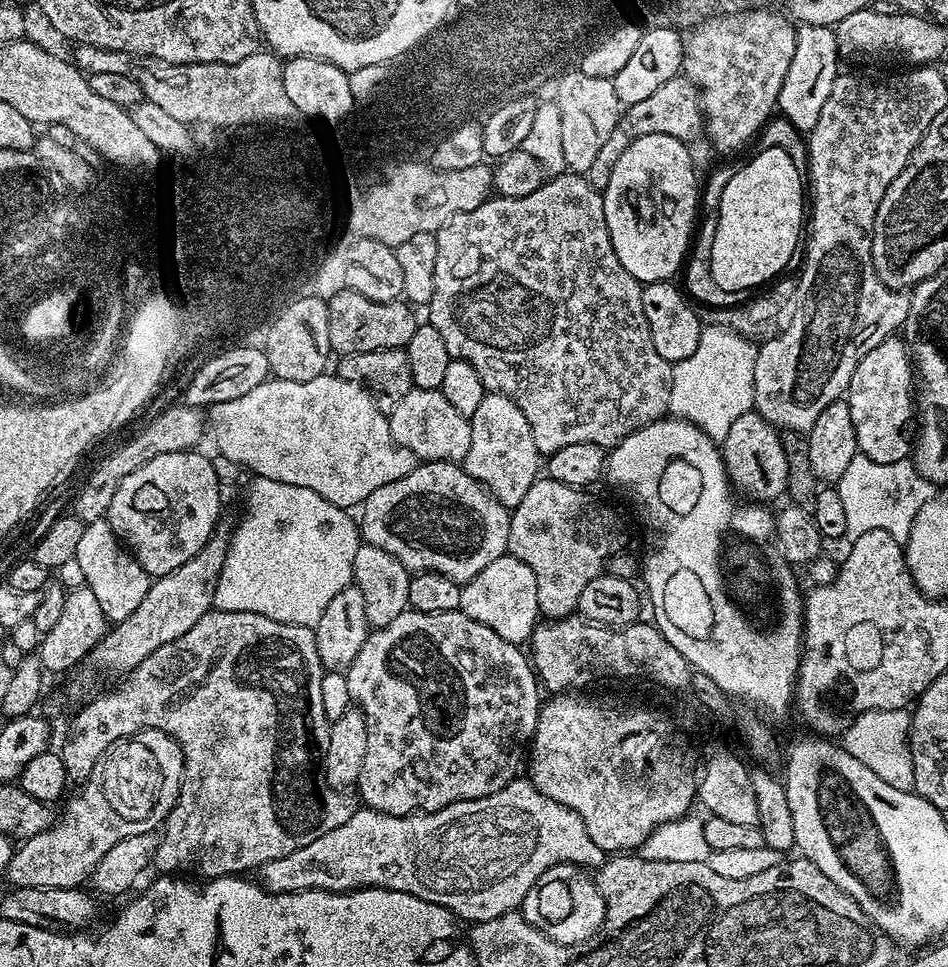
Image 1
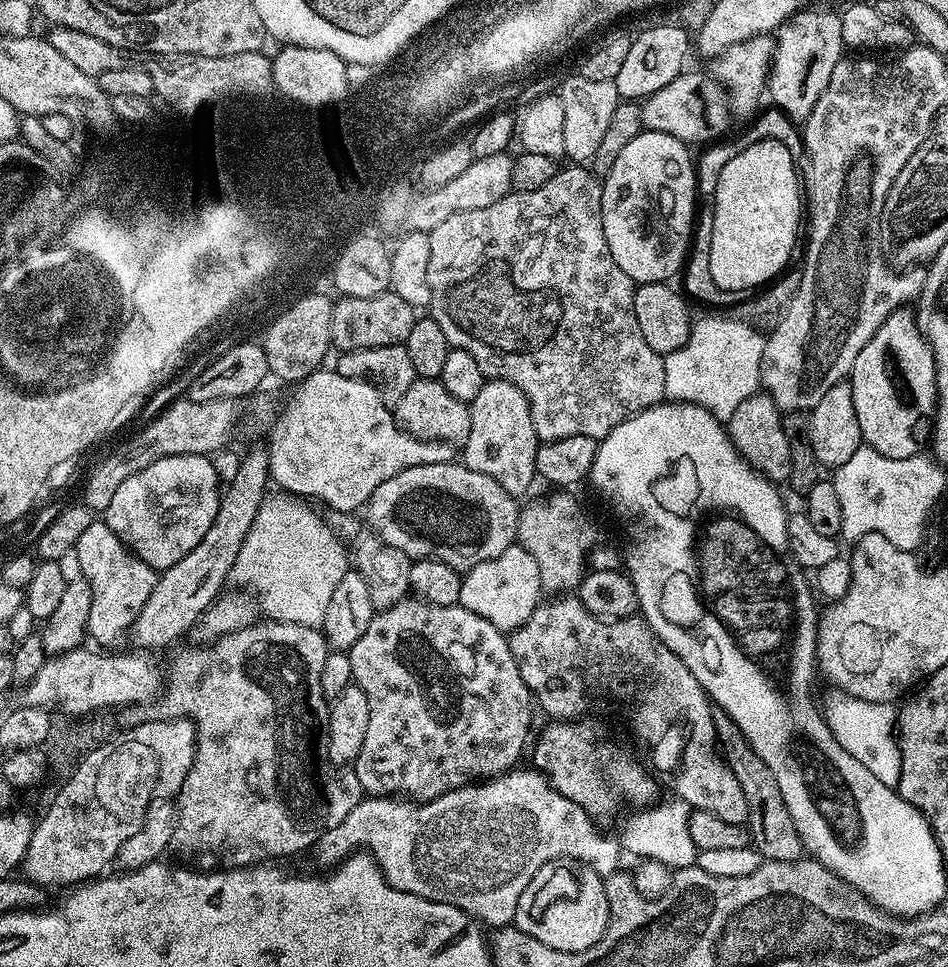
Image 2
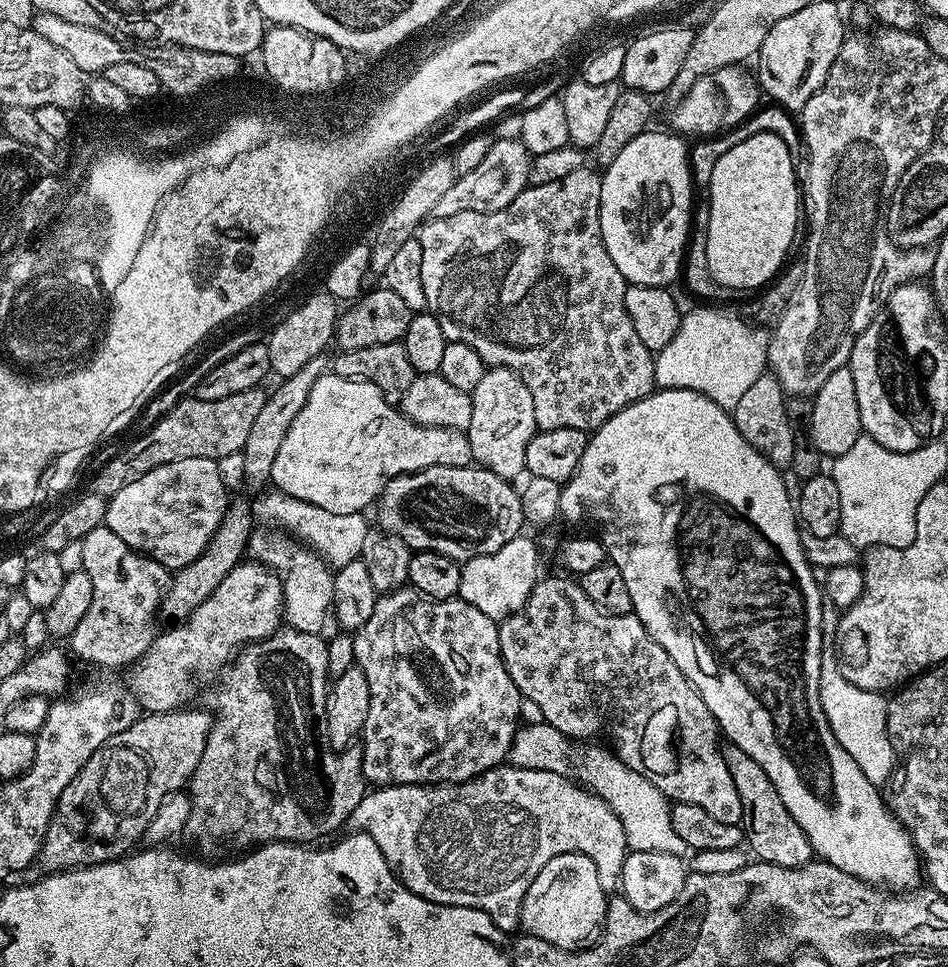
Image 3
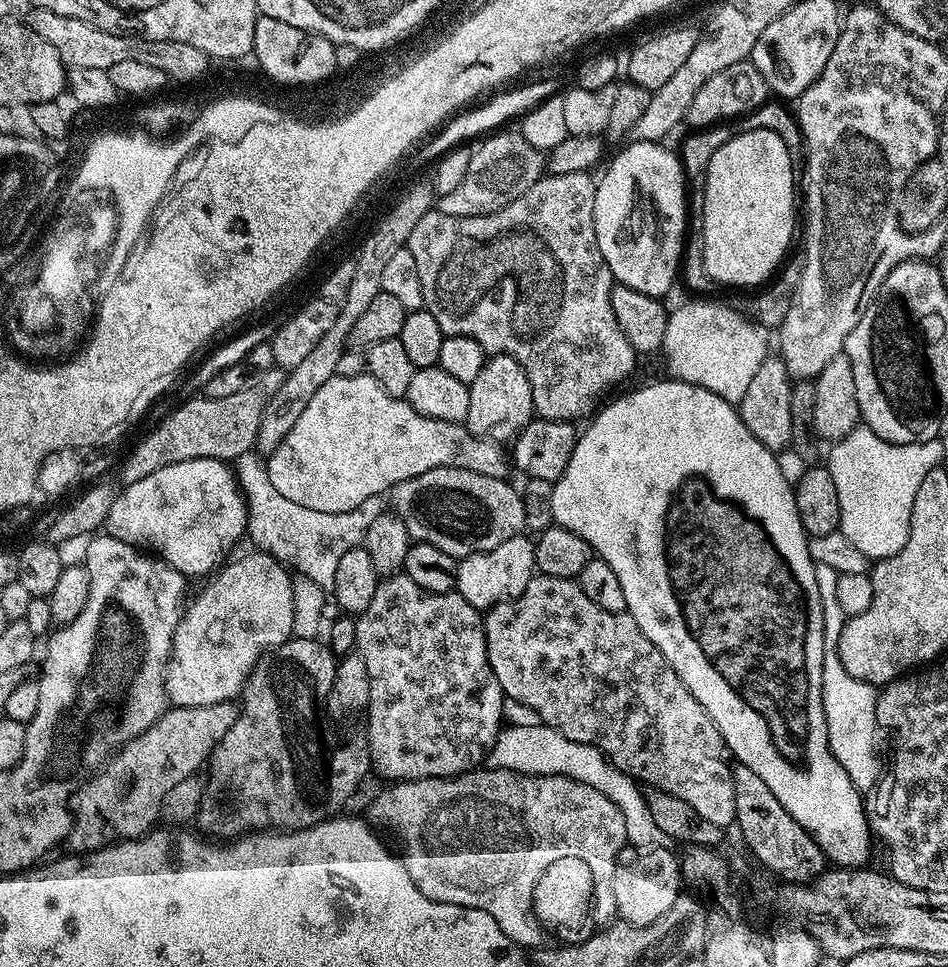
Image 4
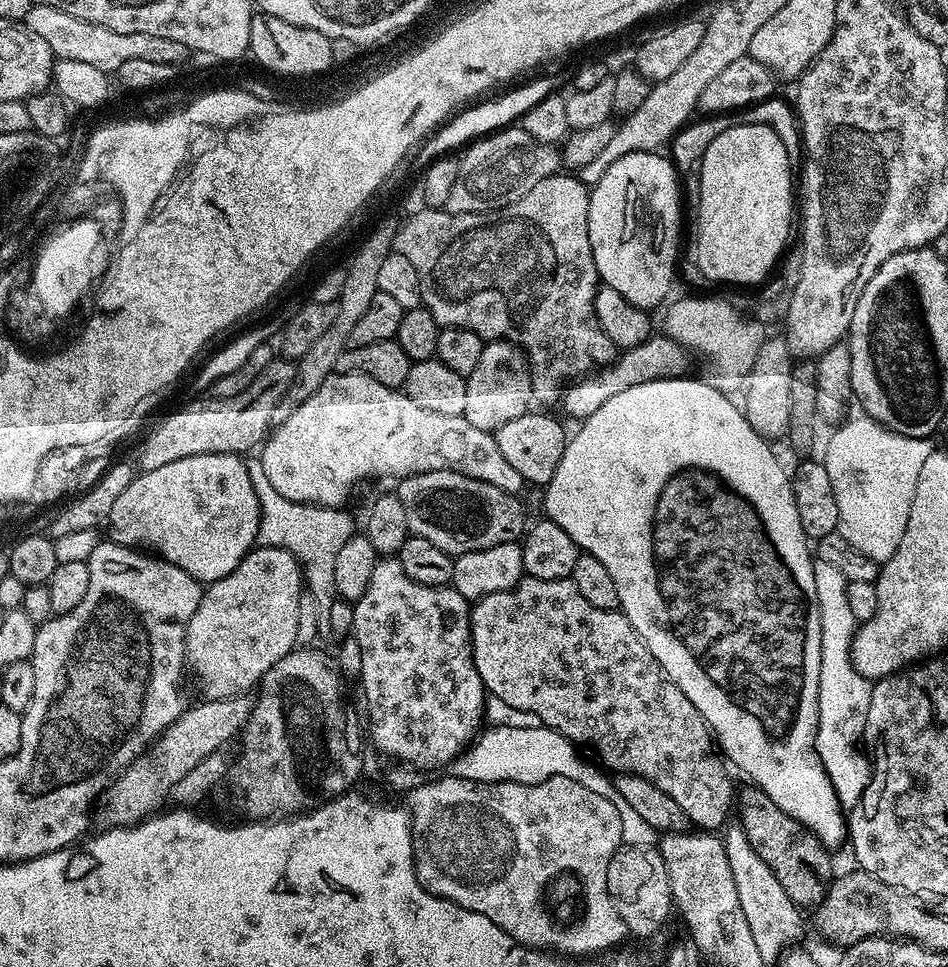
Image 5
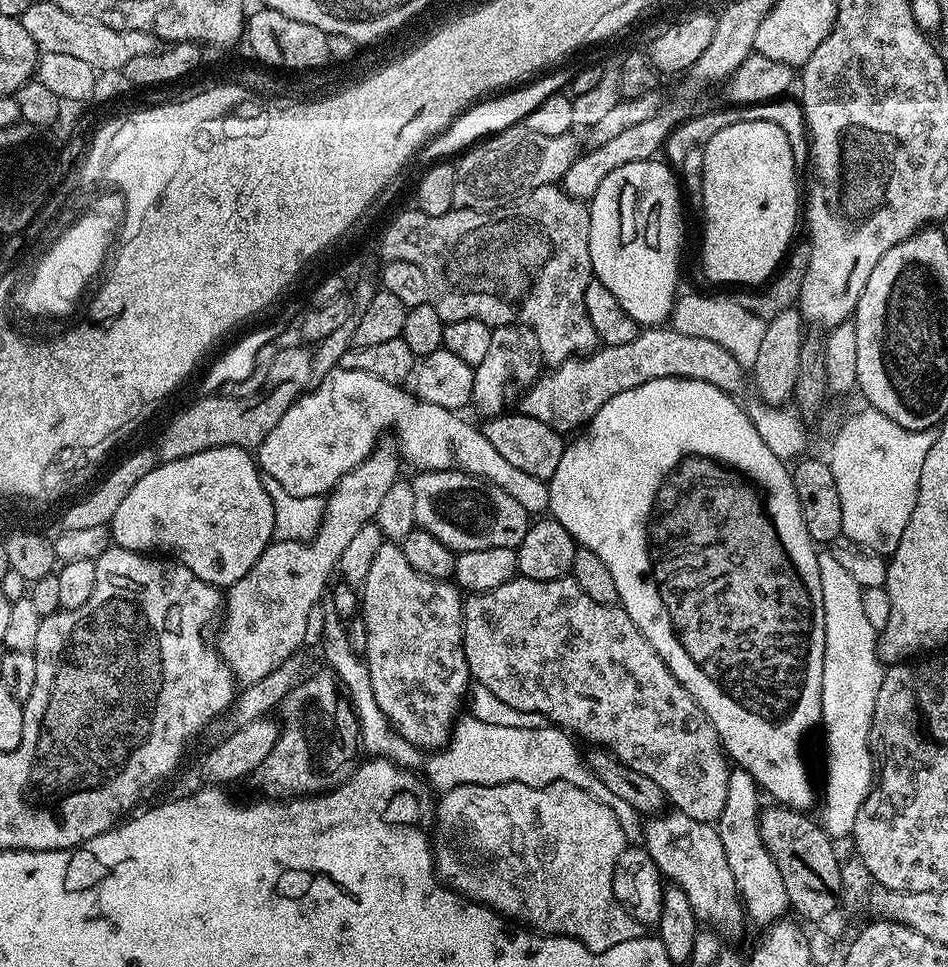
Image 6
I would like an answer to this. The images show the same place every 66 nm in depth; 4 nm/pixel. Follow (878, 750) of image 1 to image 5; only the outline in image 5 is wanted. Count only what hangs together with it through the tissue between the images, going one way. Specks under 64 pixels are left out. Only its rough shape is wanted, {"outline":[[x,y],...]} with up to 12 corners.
{"outline":[[821,603],[816,749],[850,810],[872,777],[873,681],[850,606]]}

